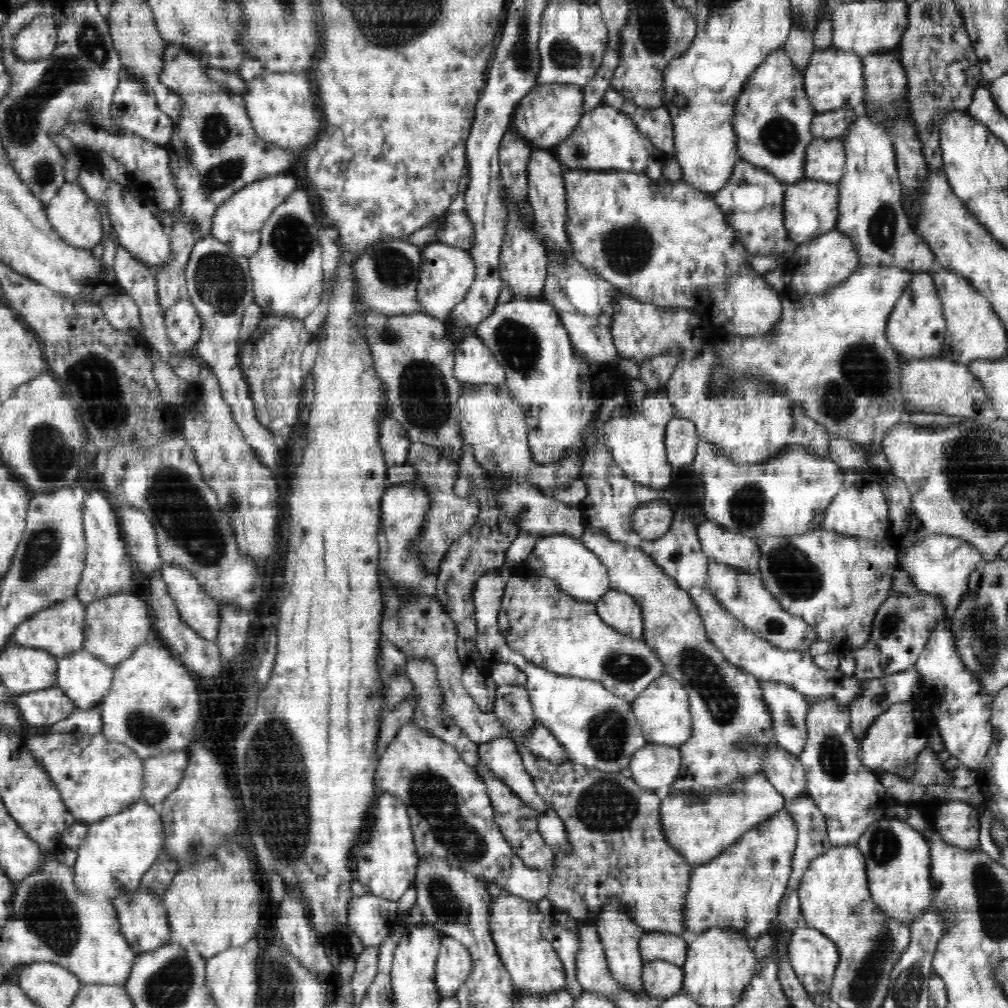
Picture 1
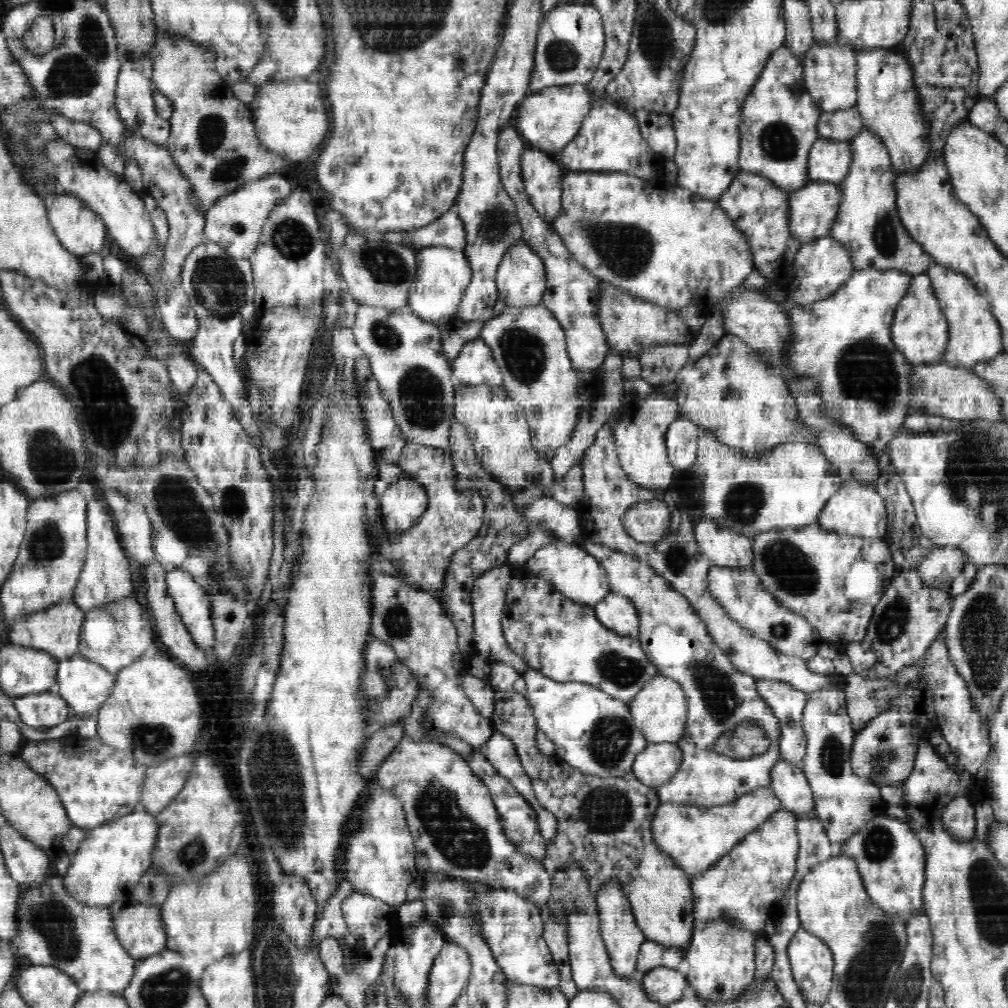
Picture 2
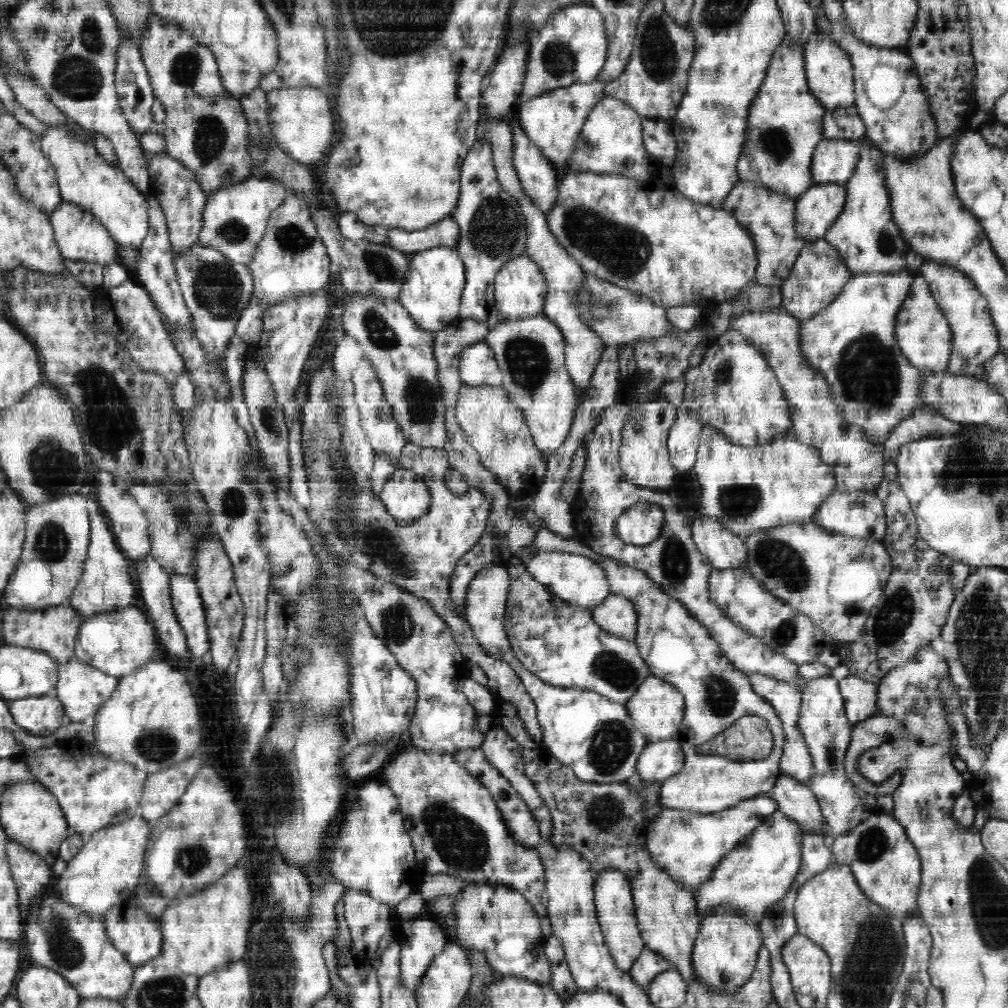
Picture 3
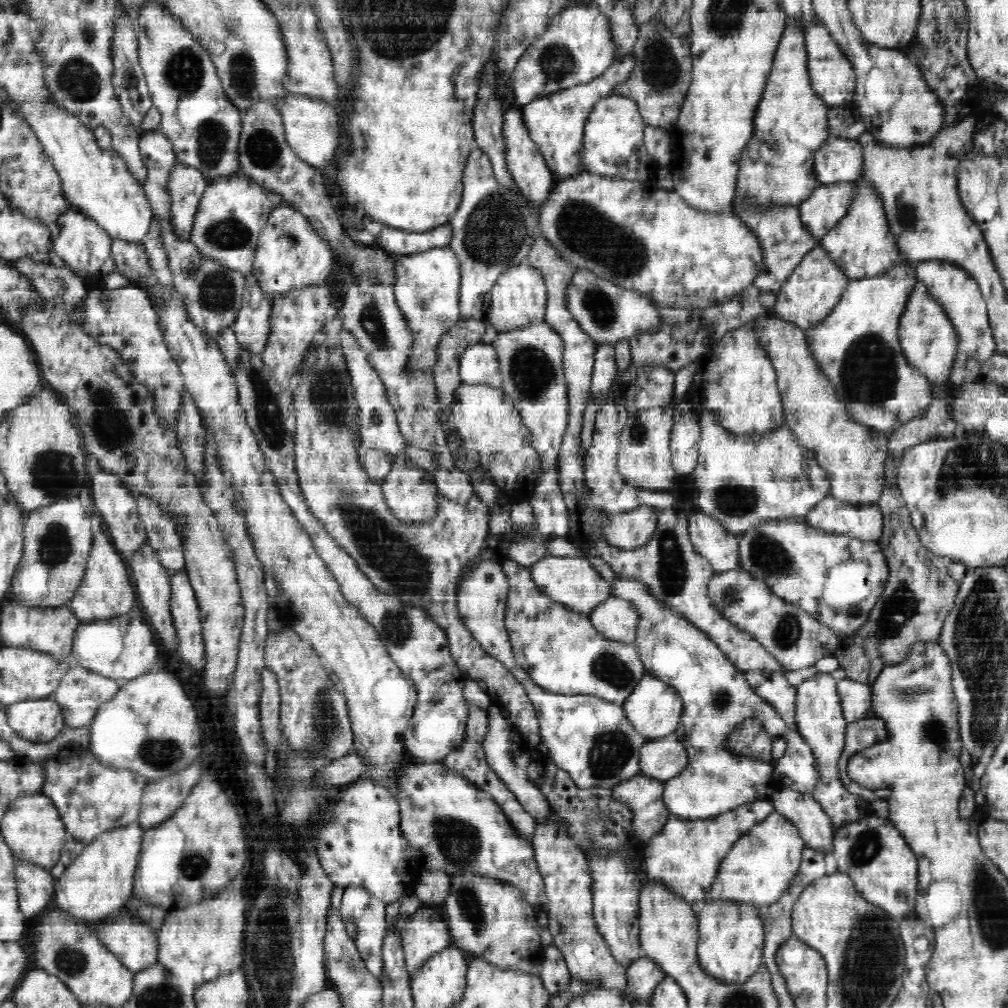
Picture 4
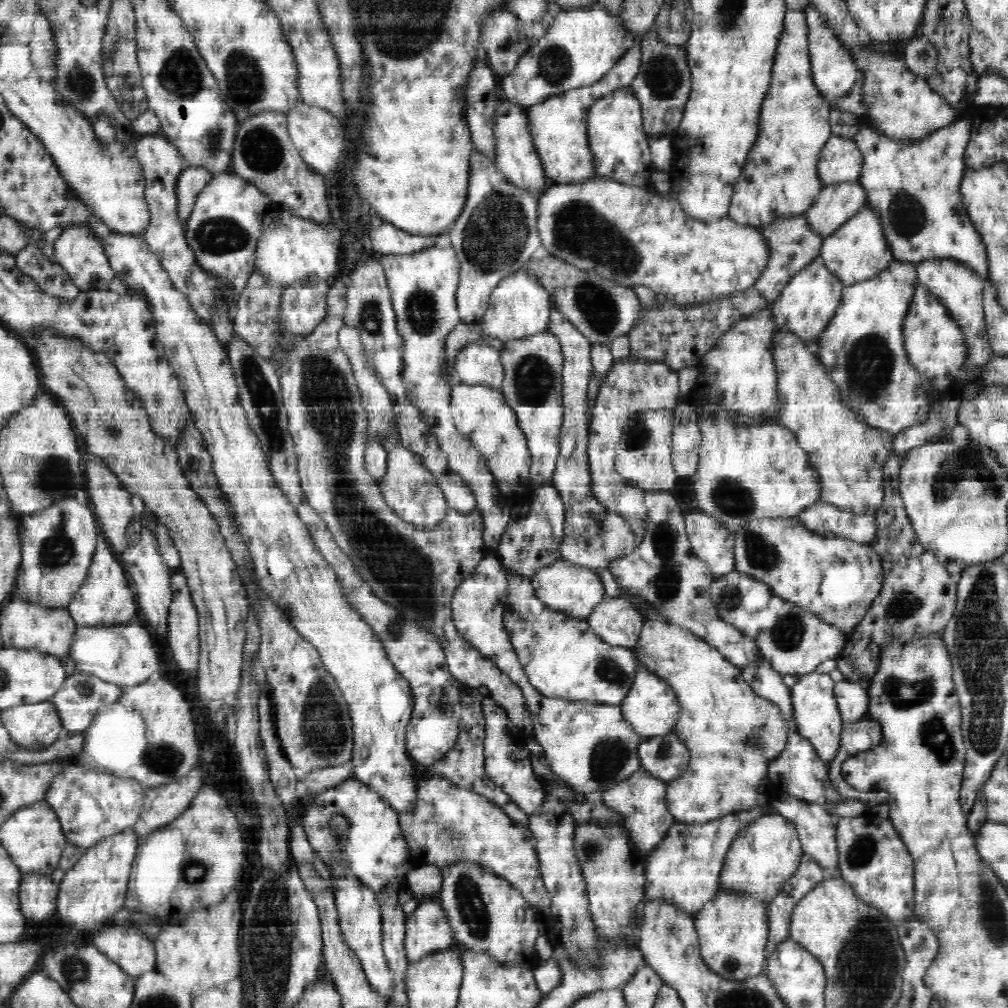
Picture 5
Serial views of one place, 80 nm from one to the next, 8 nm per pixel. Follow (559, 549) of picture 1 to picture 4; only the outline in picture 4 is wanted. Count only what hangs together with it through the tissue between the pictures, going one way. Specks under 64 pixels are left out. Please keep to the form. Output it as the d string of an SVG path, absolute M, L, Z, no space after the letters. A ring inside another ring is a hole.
M548 554L534 562L529 569L536 586L542 587L544 593L550 595L556 602L570 607L571 610L582 611L586 615L612 595L610 584L592 567L588 559L580 556Z

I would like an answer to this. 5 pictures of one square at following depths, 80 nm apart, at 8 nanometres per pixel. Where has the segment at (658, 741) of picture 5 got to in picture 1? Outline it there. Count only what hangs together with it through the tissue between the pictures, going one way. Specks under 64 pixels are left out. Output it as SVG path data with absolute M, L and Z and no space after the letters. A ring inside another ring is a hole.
M651 743L633 754L627 772L641 788L661 793L675 782L680 767L679 747Z

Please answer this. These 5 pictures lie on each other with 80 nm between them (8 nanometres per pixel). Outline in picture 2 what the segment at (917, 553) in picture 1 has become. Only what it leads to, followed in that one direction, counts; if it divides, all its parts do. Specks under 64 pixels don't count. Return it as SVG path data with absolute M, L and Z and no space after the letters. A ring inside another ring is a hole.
M934 545L913 568L920 576L921 584L927 588L944 589L949 598L954 598L955 578L961 574L963 566L968 563L967 556L957 548L947 545Z

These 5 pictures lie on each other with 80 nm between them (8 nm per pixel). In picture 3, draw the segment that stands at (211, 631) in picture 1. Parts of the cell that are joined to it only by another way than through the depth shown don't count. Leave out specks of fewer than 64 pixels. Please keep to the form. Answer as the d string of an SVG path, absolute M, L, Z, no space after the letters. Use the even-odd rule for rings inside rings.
M170 574L169 584L173 609L186 635L188 651L196 661L207 658L210 638L208 638L206 611L195 577Z

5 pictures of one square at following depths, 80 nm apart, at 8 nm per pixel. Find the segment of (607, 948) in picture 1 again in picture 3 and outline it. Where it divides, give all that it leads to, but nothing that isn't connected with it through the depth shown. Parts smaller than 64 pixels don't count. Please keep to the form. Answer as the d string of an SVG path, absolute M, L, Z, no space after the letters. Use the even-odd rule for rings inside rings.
M606 869L595 877L595 911L597 921L606 943L610 949L610 955L616 961L616 968L629 972L631 966L636 962L642 950L646 947L636 918L636 907L632 898L632 885L628 884L628 877L616 869Z

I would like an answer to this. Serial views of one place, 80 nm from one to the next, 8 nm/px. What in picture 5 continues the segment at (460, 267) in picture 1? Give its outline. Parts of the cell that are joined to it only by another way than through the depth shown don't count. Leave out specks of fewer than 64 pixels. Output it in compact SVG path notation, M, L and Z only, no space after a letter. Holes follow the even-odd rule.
M424 248L412 255L378 255L391 291L396 312L396 330L403 340L402 382L407 400L423 414L422 420L431 428L438 448L448 456L448 466L462 475L463 482L474 494L477 510L483 517L483 541L487 552L500 542L501 534L512 522L506 496L496 490L496 481L484 458L468 438L457 431L451 415L450 377L446 373L446 338L461 323L456 291L459 288L460 265L453 248Z

